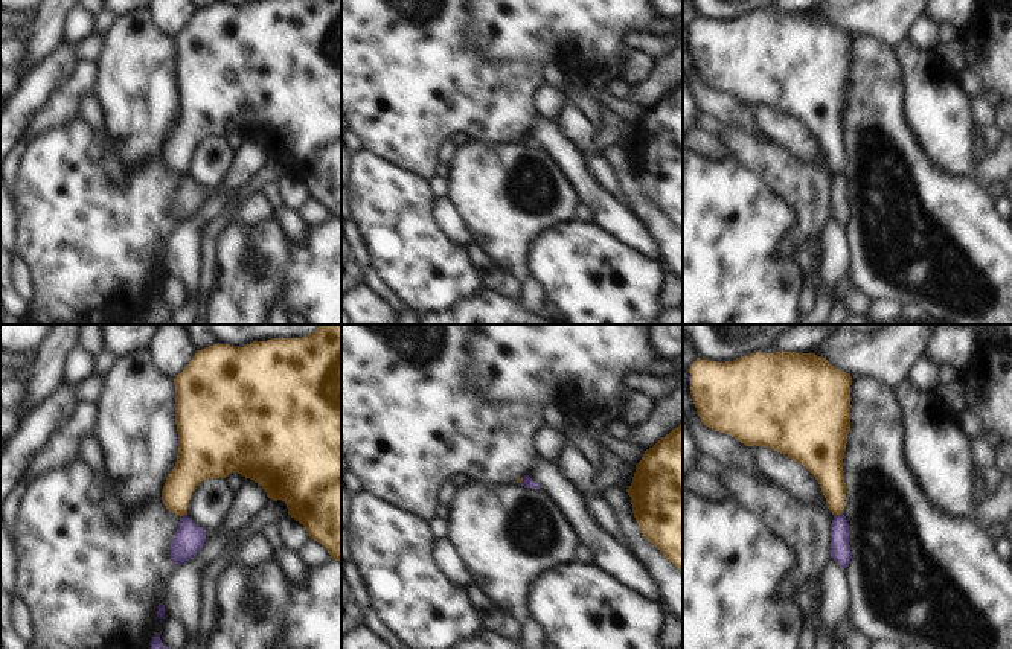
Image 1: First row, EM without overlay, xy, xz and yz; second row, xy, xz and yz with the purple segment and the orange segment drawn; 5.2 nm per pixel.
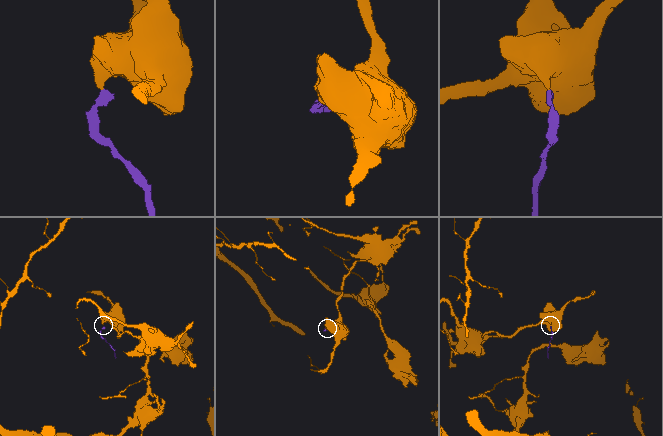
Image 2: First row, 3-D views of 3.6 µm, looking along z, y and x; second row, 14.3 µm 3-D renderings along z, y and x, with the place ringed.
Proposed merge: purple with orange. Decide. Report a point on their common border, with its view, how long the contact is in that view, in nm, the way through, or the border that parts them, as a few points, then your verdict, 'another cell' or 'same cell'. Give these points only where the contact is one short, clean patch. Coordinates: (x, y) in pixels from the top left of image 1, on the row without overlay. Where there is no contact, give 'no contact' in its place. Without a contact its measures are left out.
contact yz (837, 174); length 50 nm; border yz (842, 171), (834, 175); another cell

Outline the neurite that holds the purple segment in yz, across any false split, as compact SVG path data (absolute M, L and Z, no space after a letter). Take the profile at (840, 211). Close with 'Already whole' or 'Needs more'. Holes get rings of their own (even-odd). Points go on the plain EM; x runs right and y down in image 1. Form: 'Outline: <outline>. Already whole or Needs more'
Outline: M843 172L835 174L831 183L831 216L847 227L852 218L849 206L849 181Z. Already whole.

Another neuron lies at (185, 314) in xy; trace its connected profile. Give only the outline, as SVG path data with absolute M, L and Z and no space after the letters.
M187 300L183 306L172 311L169 324L192 324L197 315L197 300Z

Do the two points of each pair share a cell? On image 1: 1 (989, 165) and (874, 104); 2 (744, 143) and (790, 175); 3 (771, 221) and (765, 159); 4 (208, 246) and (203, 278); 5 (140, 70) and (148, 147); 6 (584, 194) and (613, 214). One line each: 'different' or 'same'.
1: different
2: same
3: different
4: same
5: same
6: same

